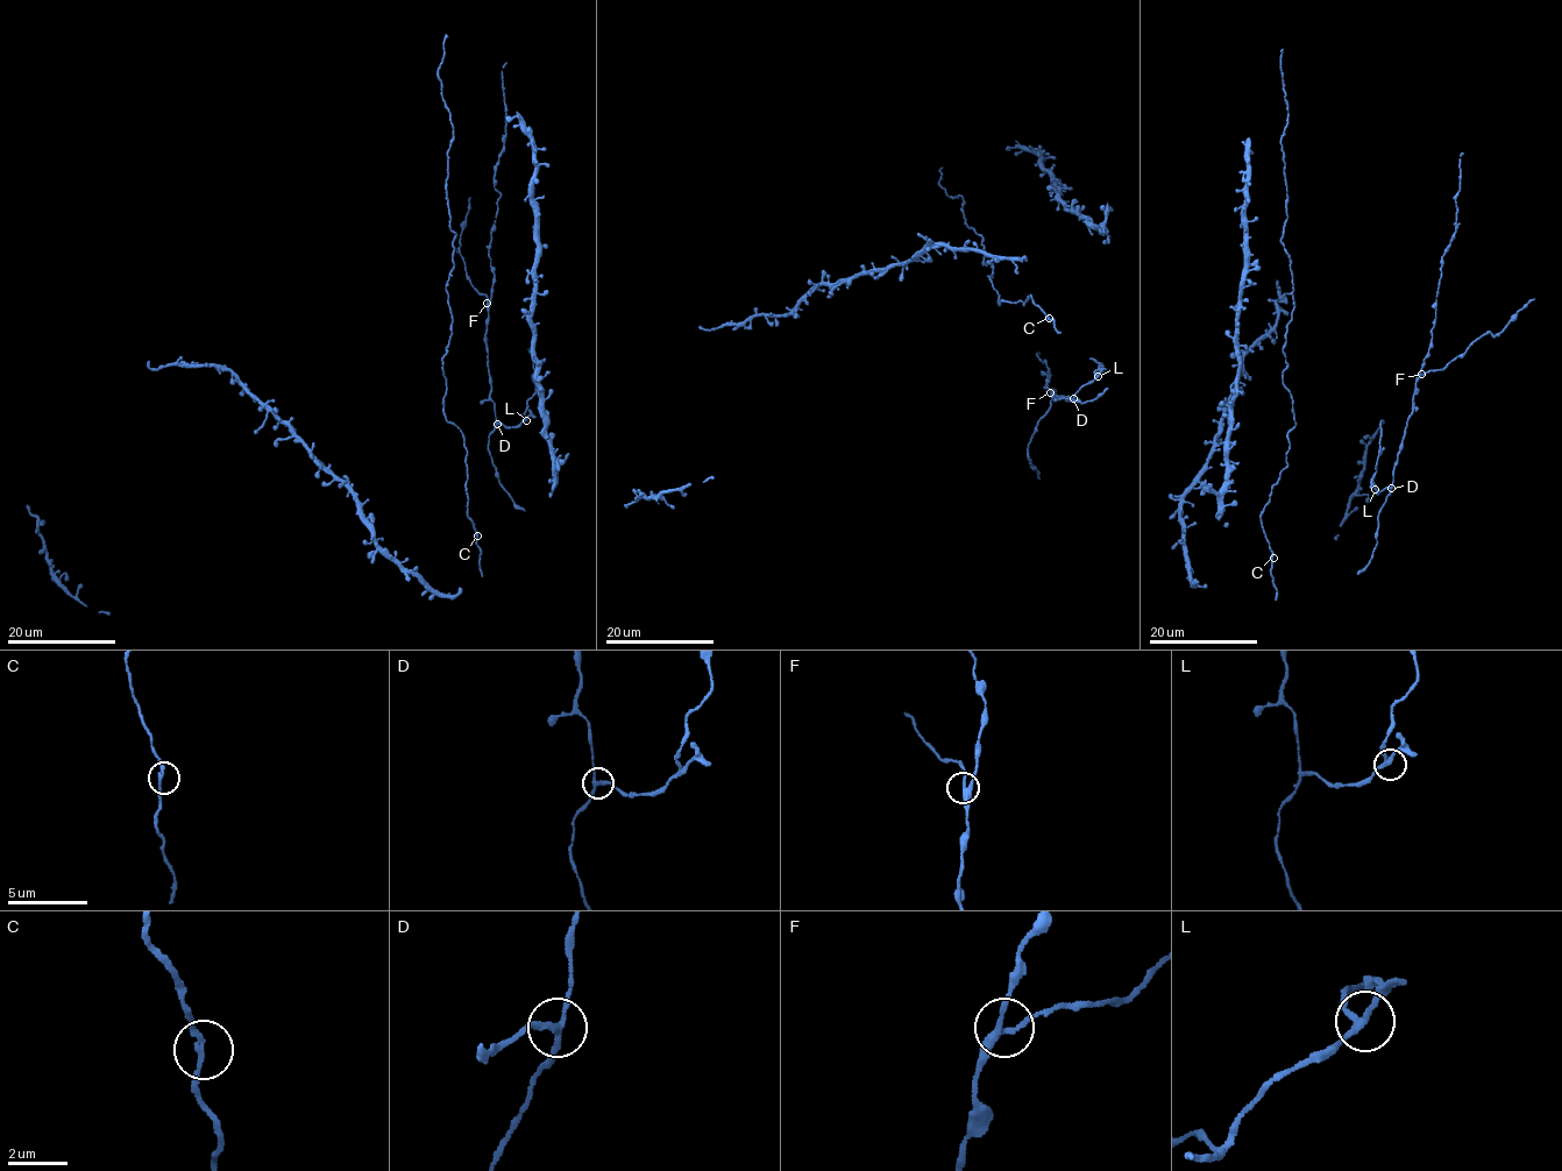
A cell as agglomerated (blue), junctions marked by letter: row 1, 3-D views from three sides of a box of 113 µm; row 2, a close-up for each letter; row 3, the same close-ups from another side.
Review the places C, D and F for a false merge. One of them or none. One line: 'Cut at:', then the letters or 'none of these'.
Cut at: D

